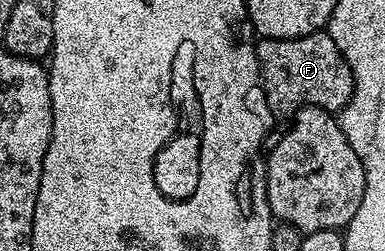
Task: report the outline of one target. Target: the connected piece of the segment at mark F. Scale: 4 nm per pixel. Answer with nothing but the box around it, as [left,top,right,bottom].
[257,30,353,116]

